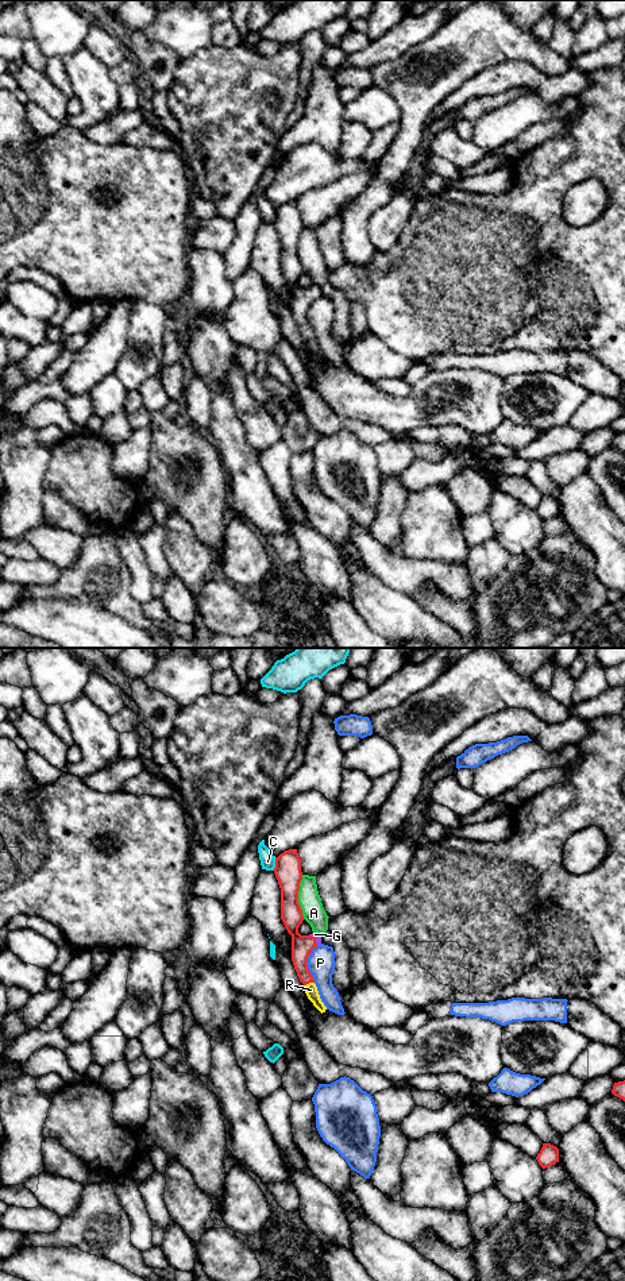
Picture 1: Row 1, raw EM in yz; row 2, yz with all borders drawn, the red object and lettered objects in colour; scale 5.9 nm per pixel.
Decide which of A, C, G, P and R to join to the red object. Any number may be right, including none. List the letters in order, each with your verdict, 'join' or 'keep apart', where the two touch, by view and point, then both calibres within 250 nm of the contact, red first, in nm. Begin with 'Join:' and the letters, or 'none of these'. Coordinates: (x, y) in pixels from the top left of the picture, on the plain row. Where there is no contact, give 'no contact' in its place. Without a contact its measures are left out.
Join: G, R
A: keep apart; meets red in yz at (297, 249); 160 nm thick on the red side, 130 nm on the other
C: keep apart; meets red in yz at (276, 216); 160 nm thick on the red side, 90 nm on the other
G: join; meets red in yz at (315, 292); 130 nm thick on the red side, 30 nm on the other
P: keep apart; meets red in yz at (307, 316); 130 nm thick on the red side, 160 nm on the other
R: join; meets red in yz at (308, 335); 130 nm thick on the red side, 80 nm on the other

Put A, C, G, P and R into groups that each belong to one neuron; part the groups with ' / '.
A / C / G R / P

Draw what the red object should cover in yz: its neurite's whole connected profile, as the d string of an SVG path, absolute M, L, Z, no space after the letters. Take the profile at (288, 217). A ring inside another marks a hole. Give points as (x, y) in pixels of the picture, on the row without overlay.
M289 201L275 209L275 229L281 240L281 271L292 288L292 313L304 343L313 358L323 366L327 359L320 351L313 328L308 321L308 309L321 297L321 286L301 288L298 279L304 273L298 255L300 235L302 232L301 211L297 201Z

